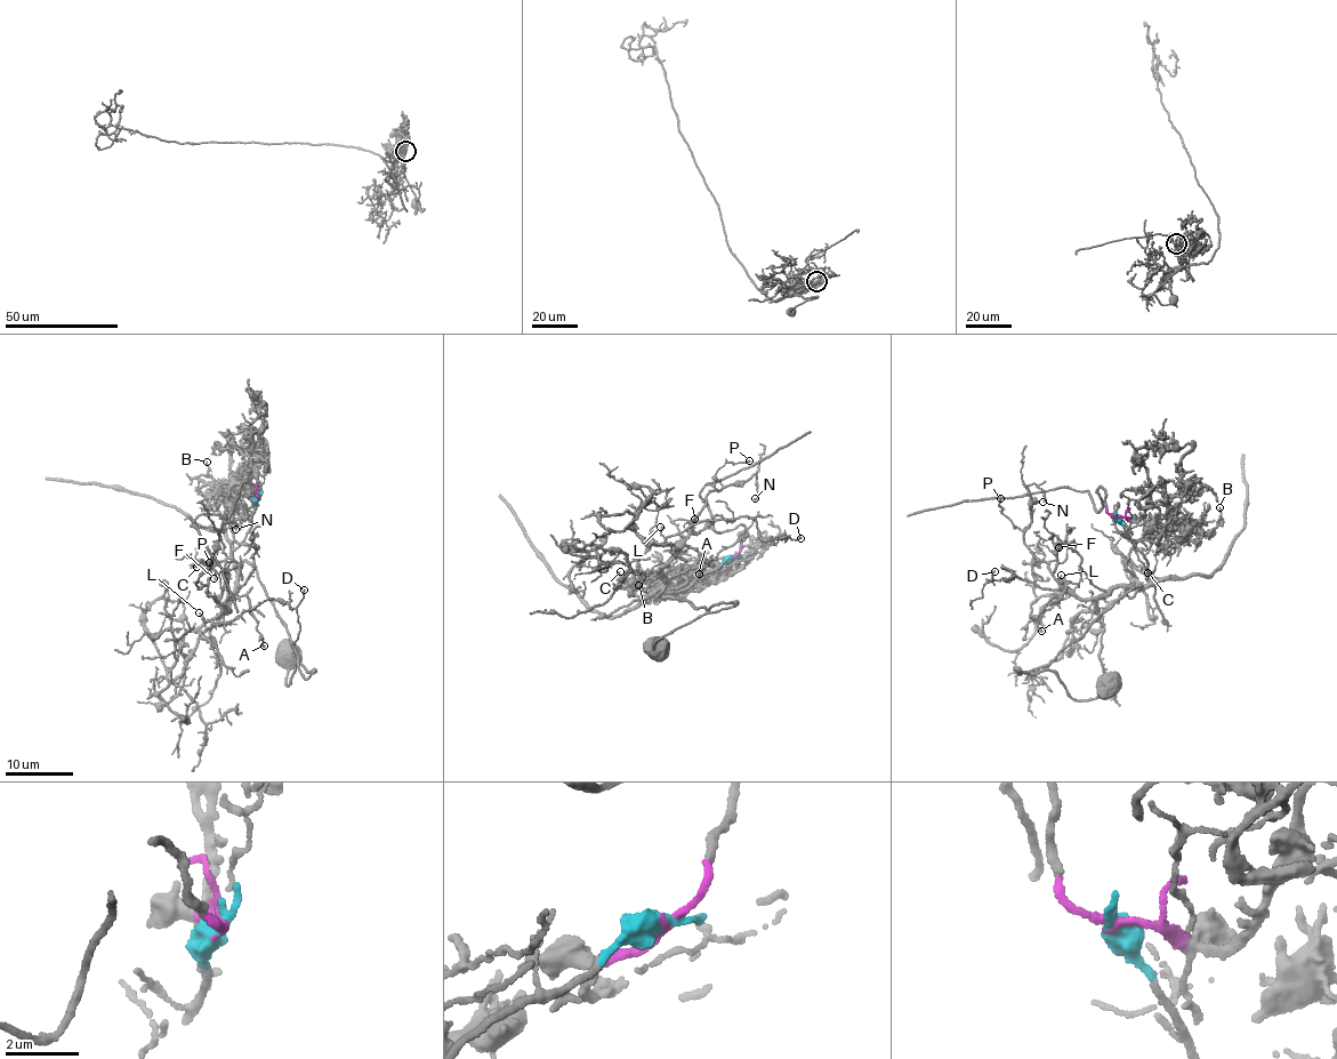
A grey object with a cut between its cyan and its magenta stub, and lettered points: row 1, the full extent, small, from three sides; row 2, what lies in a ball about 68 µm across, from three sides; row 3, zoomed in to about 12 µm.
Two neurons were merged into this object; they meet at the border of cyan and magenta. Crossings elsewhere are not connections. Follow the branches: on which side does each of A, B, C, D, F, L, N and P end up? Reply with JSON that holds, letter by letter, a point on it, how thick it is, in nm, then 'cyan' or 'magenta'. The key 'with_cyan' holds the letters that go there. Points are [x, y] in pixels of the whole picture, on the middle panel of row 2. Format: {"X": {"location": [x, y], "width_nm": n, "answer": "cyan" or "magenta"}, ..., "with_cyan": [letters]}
{"A": {"location": [699, 574], "width_nm": 120, "answer": "cyan"}, "B": {"location": [638, 585], "width_nm": 140, "answer": "magenta"}, "C": {"location": [620, 571], "width_nm": 90, "answer": "cyan"}, "D": {"location": [800, 538], "width_nm": 90, "answer": "cyan"}, "F": {"location": [694, 519], "width_nm": 120, "answer": "cyan"}, "L": {"location": [660, 527], "width_nm": 150, "answer": "cyan"}, "N": {"location": [755, 498], "width_nm": 110, "answer": "cyan"}, "P": {"location": [749, 460], "width_nm": 110, "answer": "cyan"}, "with_cyan": ["A", "C", "D", "F", "L", "N", "P"]}

